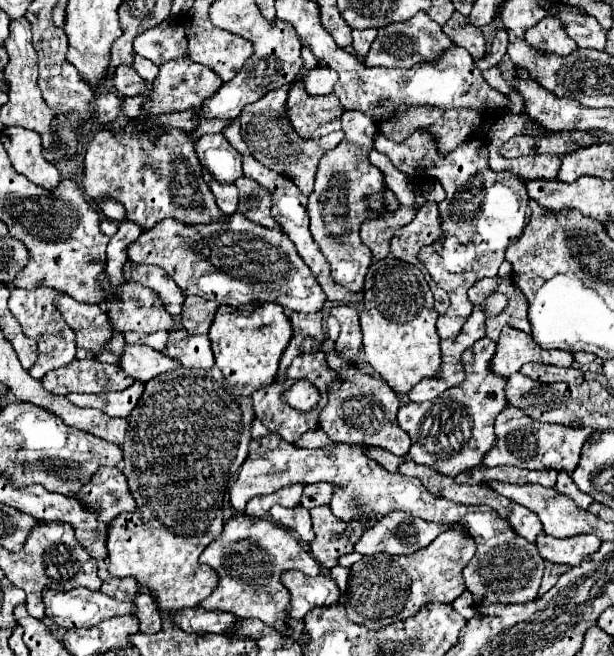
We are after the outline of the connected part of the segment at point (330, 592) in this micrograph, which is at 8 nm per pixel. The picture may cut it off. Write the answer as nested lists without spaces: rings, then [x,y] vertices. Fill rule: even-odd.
[[[284,571],[282,585],[290,591],[288,615],[292,619],[304,619],[304,615],[314,607],[336,605],[340,599],[340,589],[336,581],[328,575],[308,577],[300,571]]]

